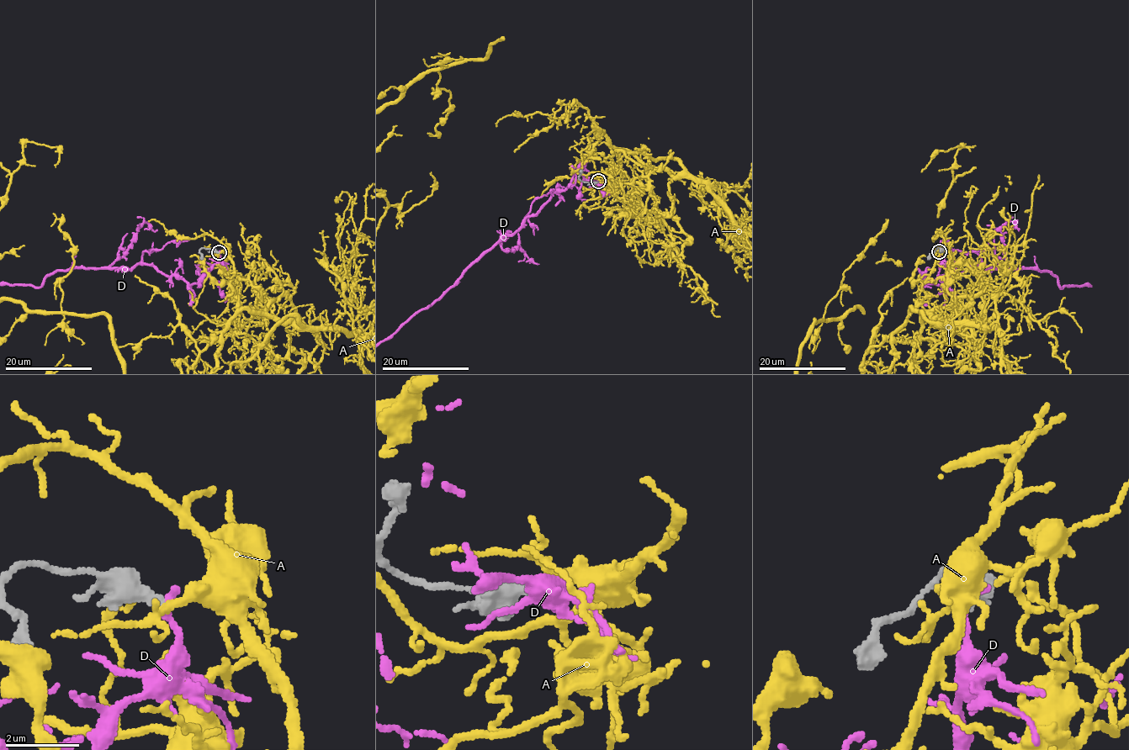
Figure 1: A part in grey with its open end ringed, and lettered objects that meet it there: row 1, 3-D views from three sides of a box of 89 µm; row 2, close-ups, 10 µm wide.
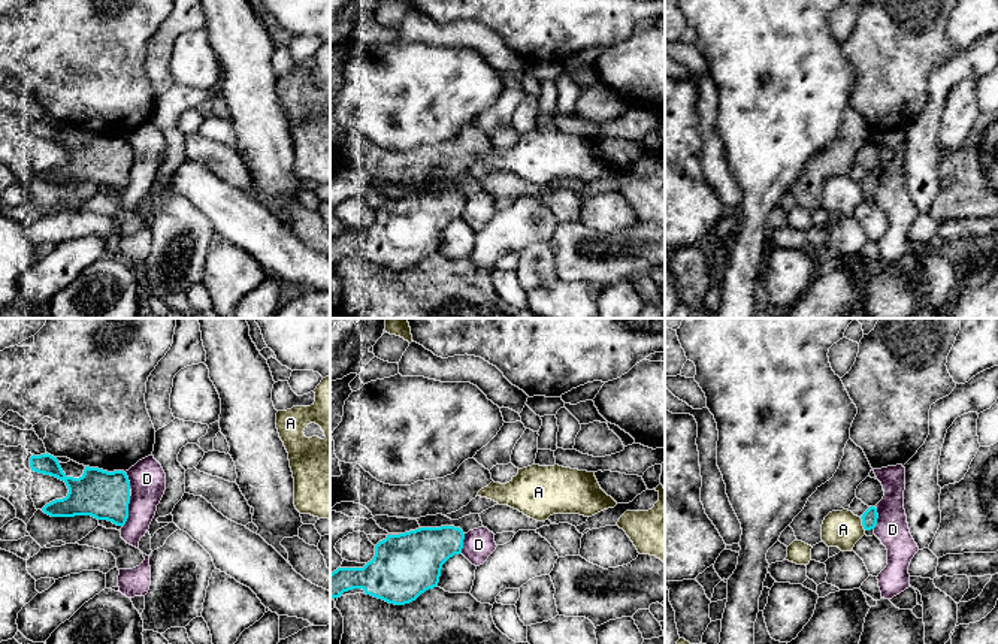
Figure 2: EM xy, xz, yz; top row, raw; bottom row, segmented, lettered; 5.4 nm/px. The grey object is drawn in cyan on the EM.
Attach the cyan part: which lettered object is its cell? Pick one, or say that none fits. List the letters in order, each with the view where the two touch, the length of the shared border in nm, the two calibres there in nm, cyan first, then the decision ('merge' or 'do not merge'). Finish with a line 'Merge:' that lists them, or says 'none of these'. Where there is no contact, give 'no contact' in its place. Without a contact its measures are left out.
A: yz | 80 nm | 80/200 nm | do not merge
D: xy | 170 nm | 260/190 nm | do not merge
Merge: none of these

